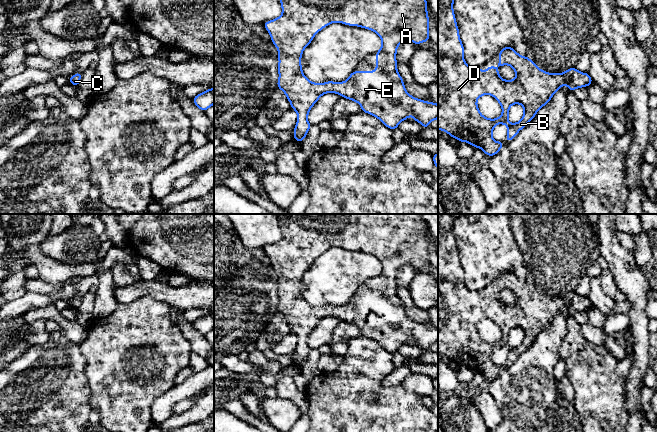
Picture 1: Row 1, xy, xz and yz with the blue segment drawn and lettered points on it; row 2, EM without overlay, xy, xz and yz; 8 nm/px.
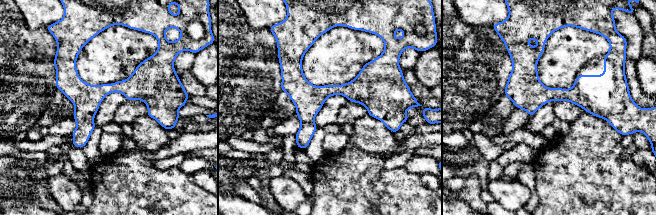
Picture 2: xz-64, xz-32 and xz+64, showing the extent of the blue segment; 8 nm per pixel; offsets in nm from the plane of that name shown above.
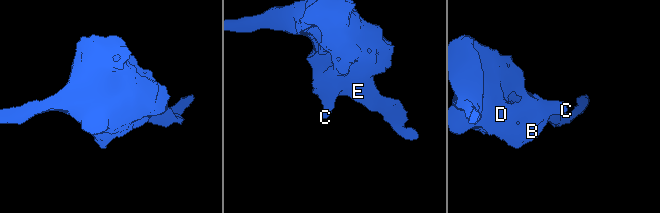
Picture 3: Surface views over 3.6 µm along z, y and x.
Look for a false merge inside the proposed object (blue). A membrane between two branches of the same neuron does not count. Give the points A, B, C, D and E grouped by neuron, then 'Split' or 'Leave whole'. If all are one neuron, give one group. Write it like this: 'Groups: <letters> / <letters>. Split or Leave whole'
Groups: A B C D E. Leave whole

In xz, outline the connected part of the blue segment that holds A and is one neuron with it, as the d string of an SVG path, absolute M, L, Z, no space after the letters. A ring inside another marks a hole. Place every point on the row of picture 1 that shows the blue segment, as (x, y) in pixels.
M280 0L282 15L263 25L278 49L277 88L281 89L298 115L293 139L302 143L311 124L307 117L310 109L325 93L336 93L360 104L361 111L378 118L391 130L398 128L401 121L413 116L416 122L429 128L428 124L438 119L438 104L411 96L397 70L396 53L400 43L410 40L414 45L430 40L427 0ZM333 22L358 26L378 34L382 47L376 52L375 71L353 71L343 82L311 82L302 72L303 50L314 36Z

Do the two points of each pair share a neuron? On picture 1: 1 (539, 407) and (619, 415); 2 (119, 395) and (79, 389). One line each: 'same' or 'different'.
1: different
2: different

